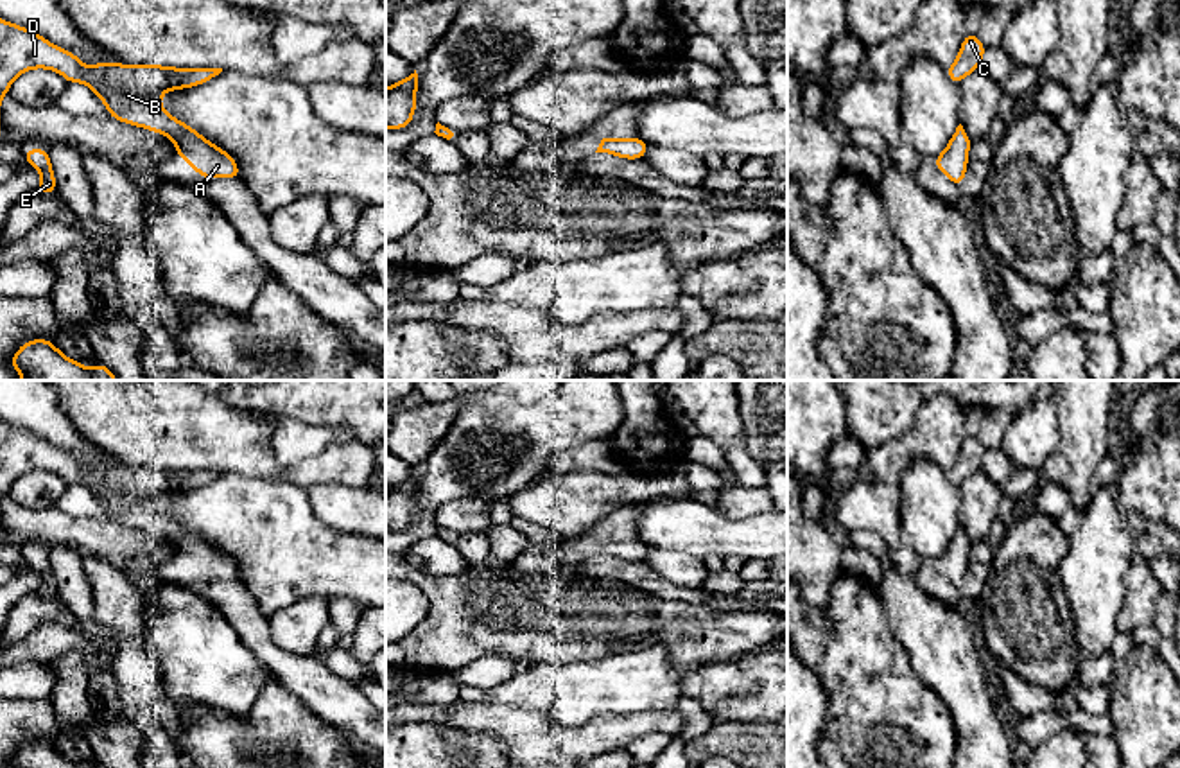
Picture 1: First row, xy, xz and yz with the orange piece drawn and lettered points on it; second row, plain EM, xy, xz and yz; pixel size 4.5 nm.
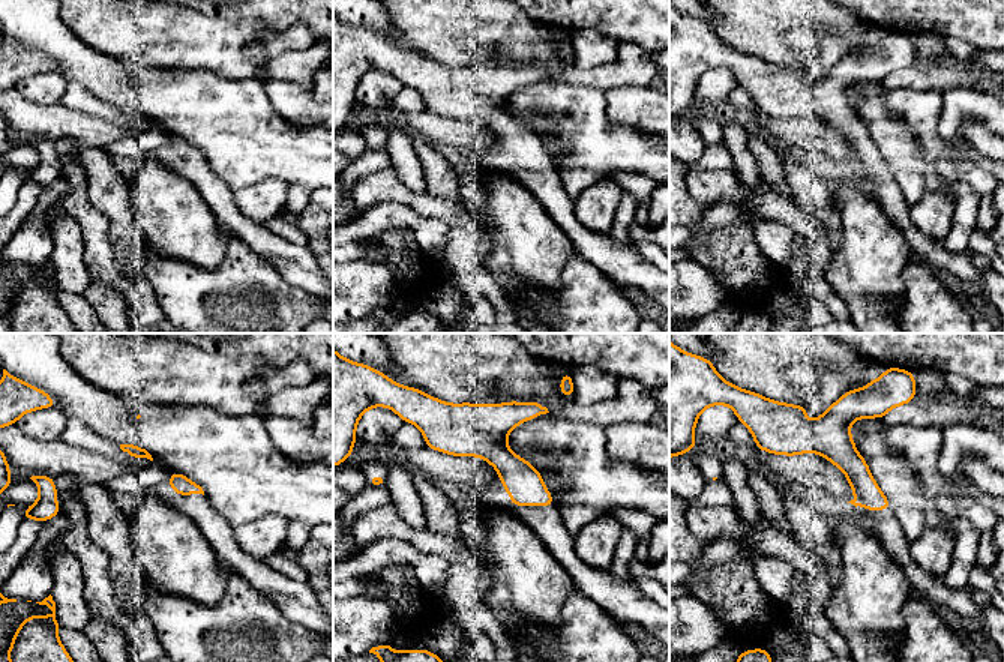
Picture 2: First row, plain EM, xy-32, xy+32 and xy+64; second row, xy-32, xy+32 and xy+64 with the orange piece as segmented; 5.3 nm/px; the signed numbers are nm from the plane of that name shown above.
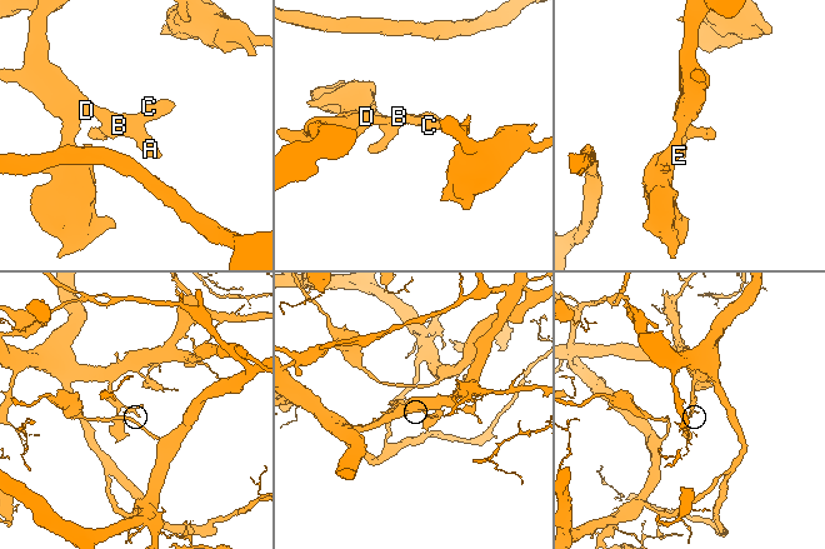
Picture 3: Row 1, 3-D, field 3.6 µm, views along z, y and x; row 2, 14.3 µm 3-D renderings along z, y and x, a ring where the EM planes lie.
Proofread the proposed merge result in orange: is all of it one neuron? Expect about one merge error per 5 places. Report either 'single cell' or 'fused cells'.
single cell

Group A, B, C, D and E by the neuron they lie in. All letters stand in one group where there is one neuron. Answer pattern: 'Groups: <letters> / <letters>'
Groups: A B C D E

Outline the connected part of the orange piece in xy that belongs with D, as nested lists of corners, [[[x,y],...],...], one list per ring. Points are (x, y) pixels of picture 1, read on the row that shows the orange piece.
[[[0,18],[0,100],[9,93],[11,83],[32,68],[56,70],[66,83],[88,84],[115,120],[163,133],[176,144],[176,156],[188,161],[201,178],[240,179],[239,165],[226,151],[160,106],[165,92],[208,83],[222,68],[127,66],[122,63],[84,66],[74,52]]]

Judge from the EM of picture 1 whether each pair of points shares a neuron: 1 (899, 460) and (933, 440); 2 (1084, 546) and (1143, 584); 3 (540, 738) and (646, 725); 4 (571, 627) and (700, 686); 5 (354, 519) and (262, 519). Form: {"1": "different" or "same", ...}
{"1": "same", "2": "different", "3": "same", "4": "different", "5": "different"}

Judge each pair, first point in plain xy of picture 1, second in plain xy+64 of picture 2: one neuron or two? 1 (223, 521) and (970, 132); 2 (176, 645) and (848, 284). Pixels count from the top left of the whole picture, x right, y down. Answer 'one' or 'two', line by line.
1: two
2: one

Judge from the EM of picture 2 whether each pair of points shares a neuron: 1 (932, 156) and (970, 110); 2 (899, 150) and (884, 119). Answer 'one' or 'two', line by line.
1: two
2: one

